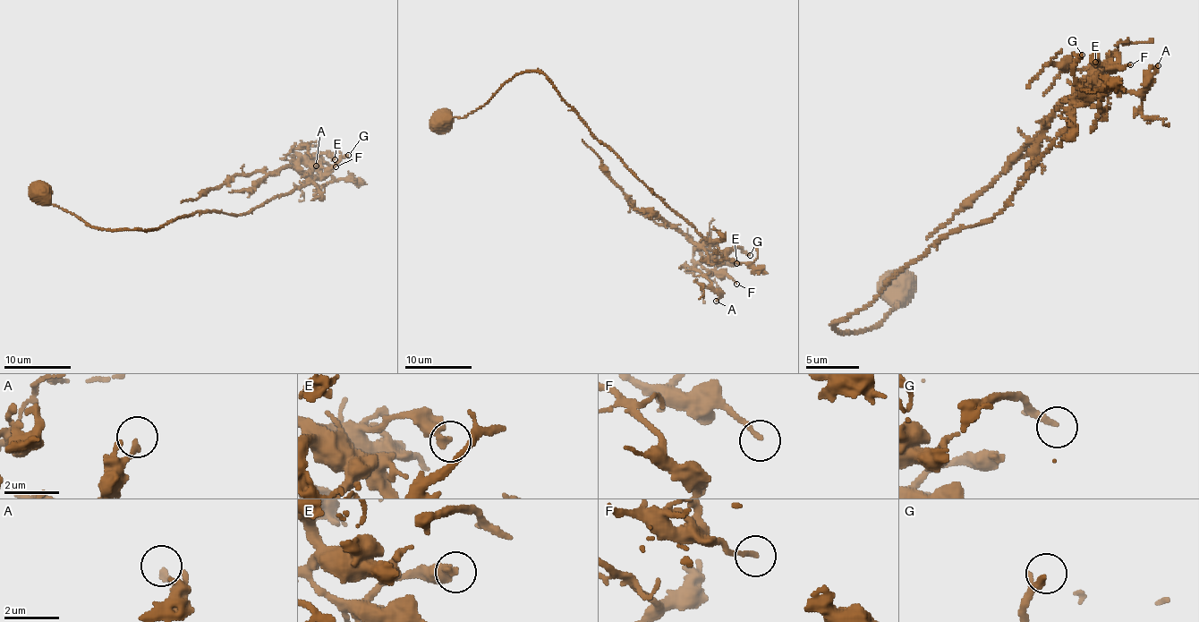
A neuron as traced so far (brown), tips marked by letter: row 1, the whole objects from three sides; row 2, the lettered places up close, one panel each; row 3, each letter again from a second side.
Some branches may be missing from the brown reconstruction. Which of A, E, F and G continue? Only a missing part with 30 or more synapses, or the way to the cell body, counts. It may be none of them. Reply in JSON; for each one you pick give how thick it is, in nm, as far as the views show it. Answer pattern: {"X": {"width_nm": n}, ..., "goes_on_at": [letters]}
{"G": {"width_nm": 240}, "goes_on_at": ["G"]}

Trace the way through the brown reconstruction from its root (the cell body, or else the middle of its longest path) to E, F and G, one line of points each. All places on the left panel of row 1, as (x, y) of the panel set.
E: (42, 191), (92, 226), (147, 232), (198, 211), (245, 215), (306, 183), (301, 155), (335, 159)
F: (42, 191), (92, 226), (147, 232), (198, 211), (245, 215), (287, 194), (306, 183), (301, 155), (335, 166)
G: (42, 191), (52, 204), (92, 226), (147, 232), (198, 211), (245, 215), (323, 178), (348, 155)

